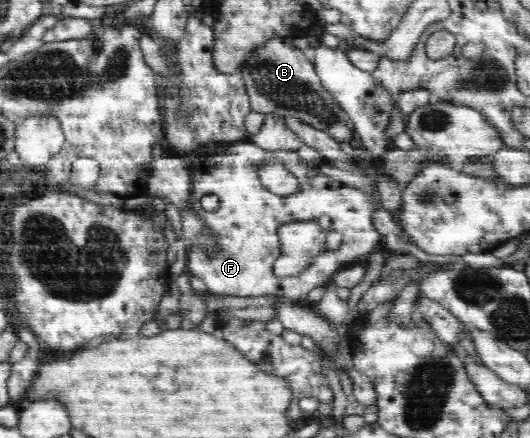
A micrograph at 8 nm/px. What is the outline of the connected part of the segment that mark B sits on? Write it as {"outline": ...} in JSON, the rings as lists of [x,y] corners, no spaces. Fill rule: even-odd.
{"outline":[[[274,38],[255,48],[251,54],[238,70],[250,99],[251,112],[293,116],[304,124],[331,134],[339,143],[351,142],[354,128],[349,116],[321,85],[313,61],[306,52],[300,51],[291,42]]]}

